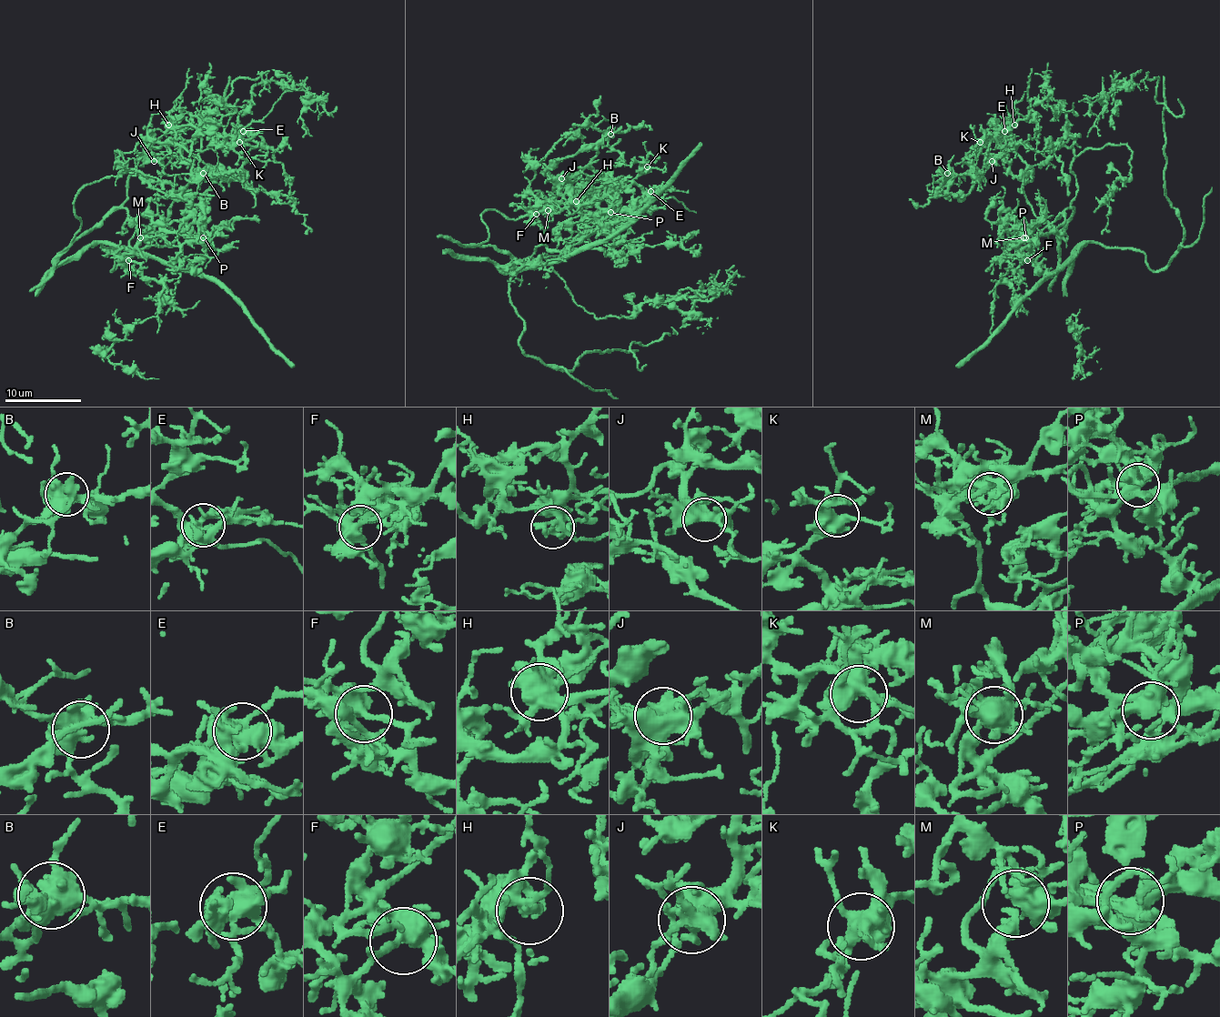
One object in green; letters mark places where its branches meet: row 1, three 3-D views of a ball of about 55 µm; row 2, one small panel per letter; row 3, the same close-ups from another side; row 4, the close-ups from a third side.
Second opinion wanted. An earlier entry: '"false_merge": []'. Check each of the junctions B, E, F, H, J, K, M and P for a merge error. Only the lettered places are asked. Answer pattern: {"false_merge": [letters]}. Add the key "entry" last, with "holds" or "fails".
{"false_merge": [], "entry": "holds"}

